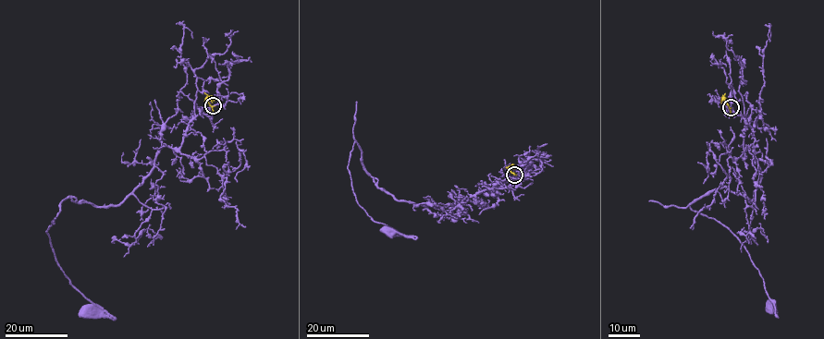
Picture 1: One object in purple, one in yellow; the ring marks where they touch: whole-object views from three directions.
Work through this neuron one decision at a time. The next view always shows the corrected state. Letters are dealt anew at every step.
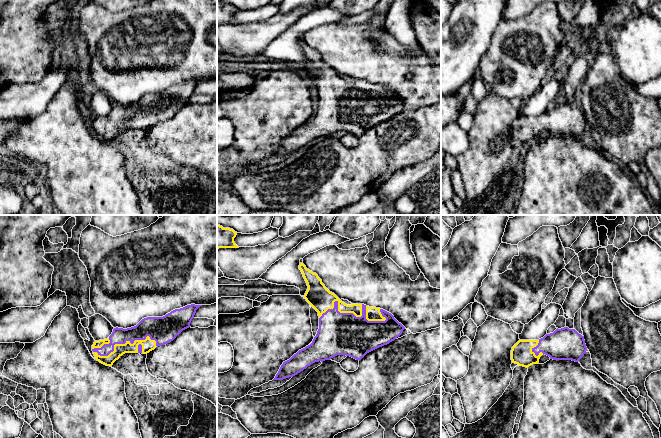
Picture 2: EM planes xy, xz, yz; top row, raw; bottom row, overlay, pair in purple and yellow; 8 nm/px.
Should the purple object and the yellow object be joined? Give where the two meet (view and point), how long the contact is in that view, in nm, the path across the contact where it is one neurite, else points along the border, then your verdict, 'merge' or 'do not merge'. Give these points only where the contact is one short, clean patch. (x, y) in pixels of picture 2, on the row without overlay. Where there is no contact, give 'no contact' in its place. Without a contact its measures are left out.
xy (124, 119) | 500 nm | merge

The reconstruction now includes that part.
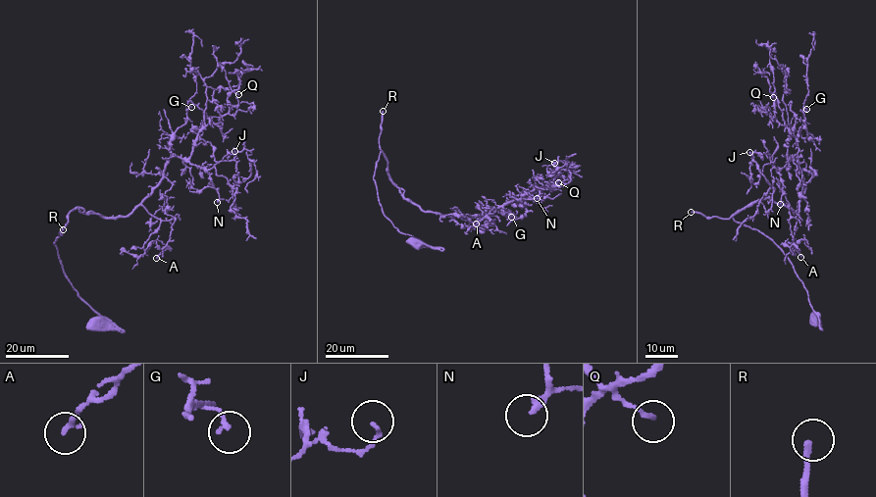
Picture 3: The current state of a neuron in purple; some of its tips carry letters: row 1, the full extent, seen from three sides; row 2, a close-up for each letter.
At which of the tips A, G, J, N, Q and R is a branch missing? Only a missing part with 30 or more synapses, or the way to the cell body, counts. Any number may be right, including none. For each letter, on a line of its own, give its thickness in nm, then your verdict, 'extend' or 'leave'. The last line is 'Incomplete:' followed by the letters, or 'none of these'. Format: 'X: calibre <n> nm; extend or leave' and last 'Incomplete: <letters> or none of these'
A: calibre 170 nm; leave
G: calibre 150 nm; leave
J: calibre 130 nm; leave
N: calibre 200 nm; extend
Q: calibre 130 nm; leave
R: calibre 200 nm; extend
Incomplete: N, R

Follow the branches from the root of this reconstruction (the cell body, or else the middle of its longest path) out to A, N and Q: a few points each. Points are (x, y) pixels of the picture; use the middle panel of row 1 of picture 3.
A: (415, 242), (382, 212), (374, 178), (382, 152), (390, 179), (425, 212), (478, 219), (494, 209), (476, 223)
N: (415, 242), (382, 212), (374, 178), (382, 152), (390, 179), (425, 212), (478, 221), (526, 194), (537, 198)
Q: (415, 242), (382, 212), (374, 178), (382, 152), (405, 198), (469, 222), (558, 182)

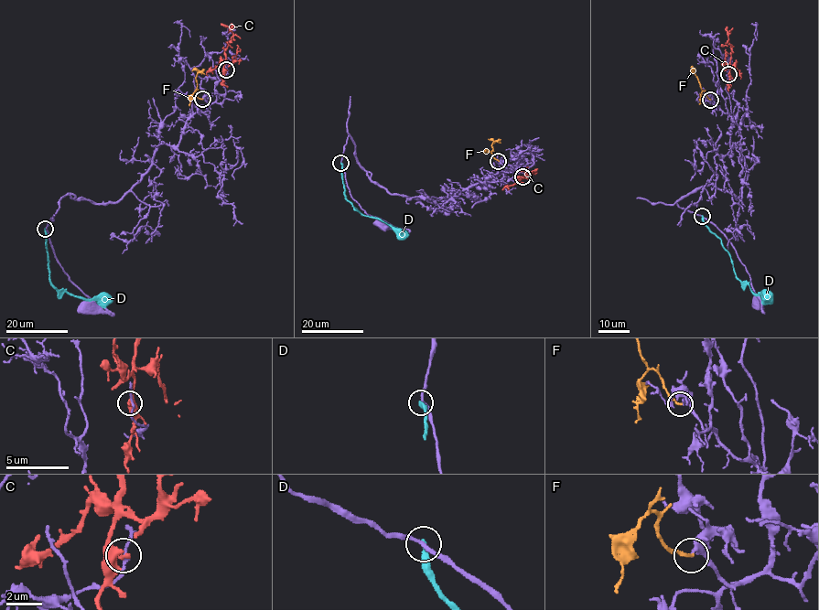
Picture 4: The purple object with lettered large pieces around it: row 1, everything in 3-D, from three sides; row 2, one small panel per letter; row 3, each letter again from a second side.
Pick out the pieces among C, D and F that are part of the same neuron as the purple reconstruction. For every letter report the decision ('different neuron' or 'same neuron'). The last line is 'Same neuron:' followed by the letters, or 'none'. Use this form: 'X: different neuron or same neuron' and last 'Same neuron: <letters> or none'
C: different neuron
D: different neuron
F: different neuron
Same neuron: none

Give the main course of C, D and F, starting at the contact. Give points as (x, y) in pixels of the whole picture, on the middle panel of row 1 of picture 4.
C: (522, 176), (529, 173), (516, 172)
D: (340, 163), (347, 199), (364, 215), (400, 229), (408, 237)
F: (498, 161), (491, 152), (492, 143), (501, 139)

